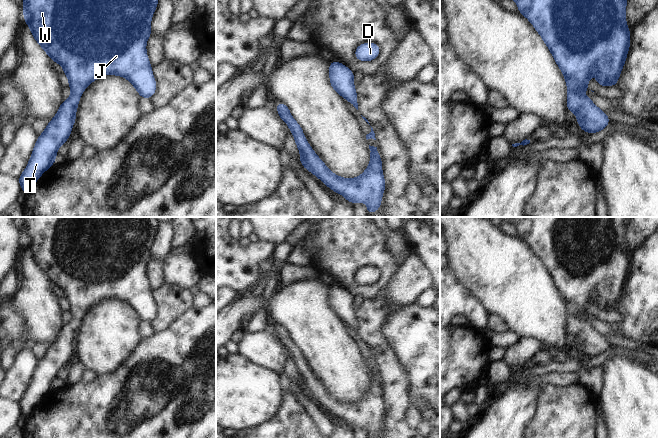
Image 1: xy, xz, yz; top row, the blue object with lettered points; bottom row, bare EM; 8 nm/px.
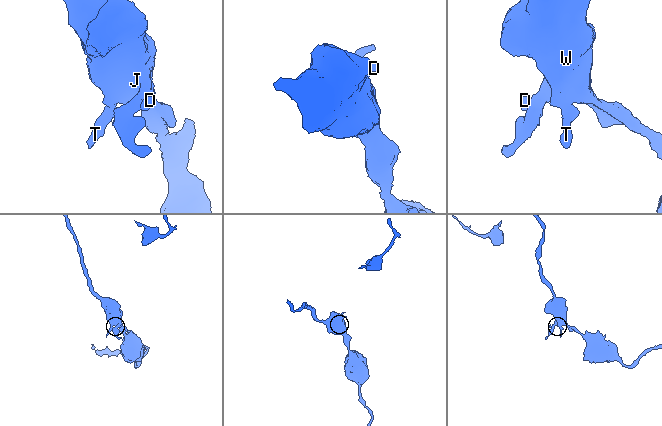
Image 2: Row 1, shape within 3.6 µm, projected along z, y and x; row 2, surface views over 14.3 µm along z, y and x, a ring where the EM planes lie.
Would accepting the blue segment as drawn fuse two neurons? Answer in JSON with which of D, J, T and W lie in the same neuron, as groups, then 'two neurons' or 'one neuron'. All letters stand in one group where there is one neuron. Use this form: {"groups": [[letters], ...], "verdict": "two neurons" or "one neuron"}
{"groups": [["D", "J", "T", "W"]], "verdict": "one neuron"}

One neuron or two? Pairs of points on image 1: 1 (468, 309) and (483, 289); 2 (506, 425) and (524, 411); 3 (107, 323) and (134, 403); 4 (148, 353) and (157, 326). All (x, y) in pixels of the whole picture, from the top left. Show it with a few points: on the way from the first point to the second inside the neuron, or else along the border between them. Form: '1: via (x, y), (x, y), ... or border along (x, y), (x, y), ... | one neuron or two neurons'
1: border along (460, 281), (491, 315) | two neurons
2: via (510, 421), (520, 411) | one neuron
3: border along (135, 345), (117, 367), (99, 374) | two neurons
4: border along (174, 319), (164, 329), (154, 333) | two neurons

